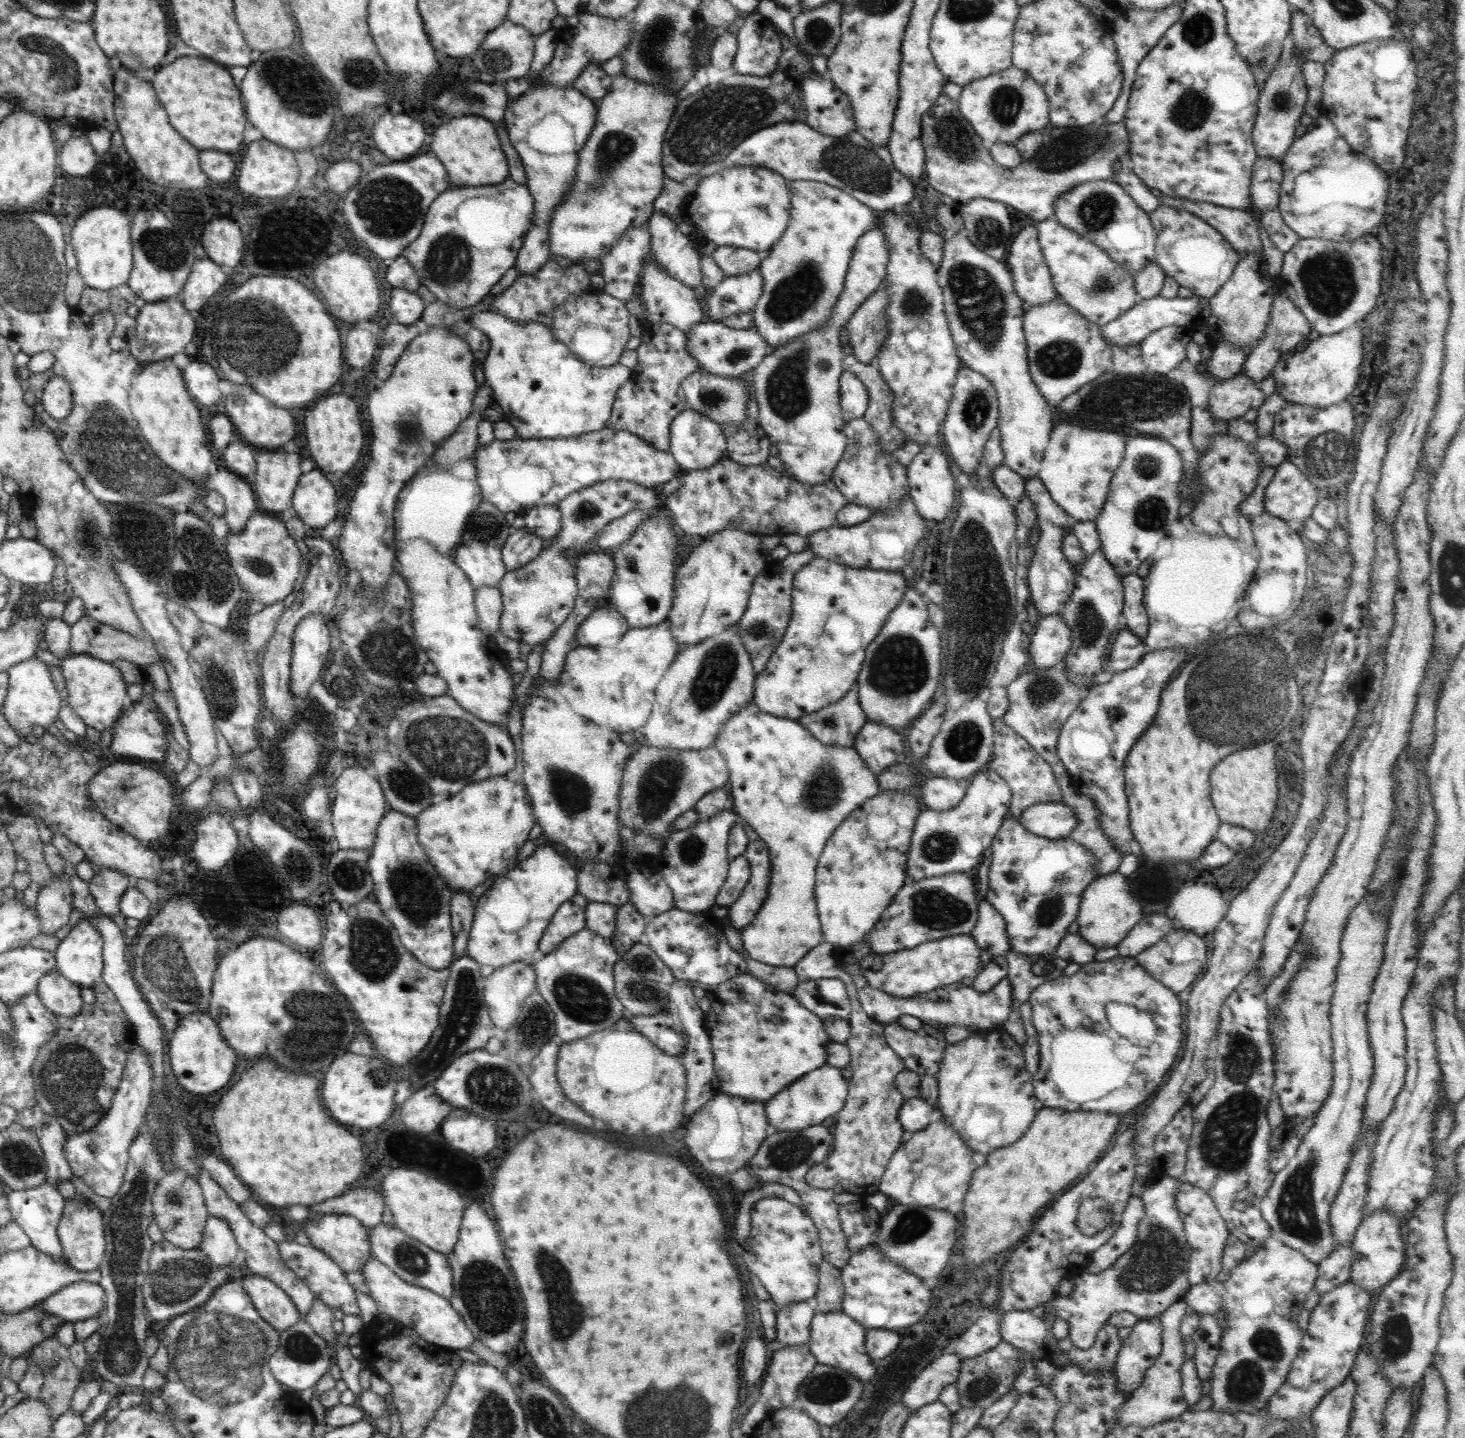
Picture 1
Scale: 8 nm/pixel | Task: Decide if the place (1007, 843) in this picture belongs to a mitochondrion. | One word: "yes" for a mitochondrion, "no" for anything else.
no

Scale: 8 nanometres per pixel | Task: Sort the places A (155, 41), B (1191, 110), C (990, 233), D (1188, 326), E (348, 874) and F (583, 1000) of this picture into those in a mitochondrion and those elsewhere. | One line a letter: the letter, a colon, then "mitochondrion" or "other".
A: other
B: mitochondrion
C: mitochondrion
D: other
E: mitochondrion
F: mitochondrion

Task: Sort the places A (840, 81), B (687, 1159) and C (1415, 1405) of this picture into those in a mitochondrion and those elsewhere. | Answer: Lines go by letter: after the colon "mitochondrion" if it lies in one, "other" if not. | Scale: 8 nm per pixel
A: other
B: other
C: other

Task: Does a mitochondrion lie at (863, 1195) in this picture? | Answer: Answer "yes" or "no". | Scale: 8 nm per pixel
no

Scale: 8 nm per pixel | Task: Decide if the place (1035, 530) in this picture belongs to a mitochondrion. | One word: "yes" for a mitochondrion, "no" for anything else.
no

